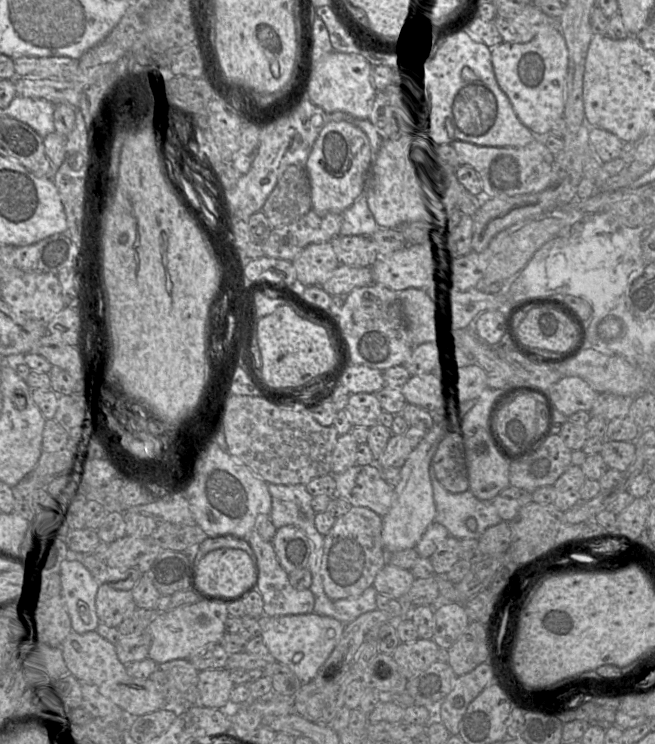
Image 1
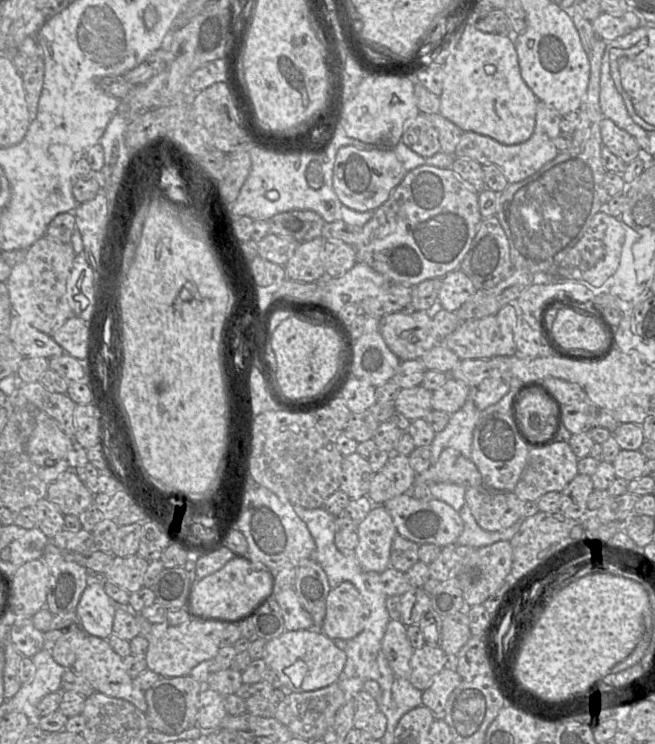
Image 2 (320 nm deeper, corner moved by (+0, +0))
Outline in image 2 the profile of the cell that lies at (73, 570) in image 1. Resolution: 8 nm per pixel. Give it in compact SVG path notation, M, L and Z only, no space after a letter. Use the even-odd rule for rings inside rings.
M103 577L91 580L75 609L81 628L87 635L108 639L112 634L116 602L103 589Z

